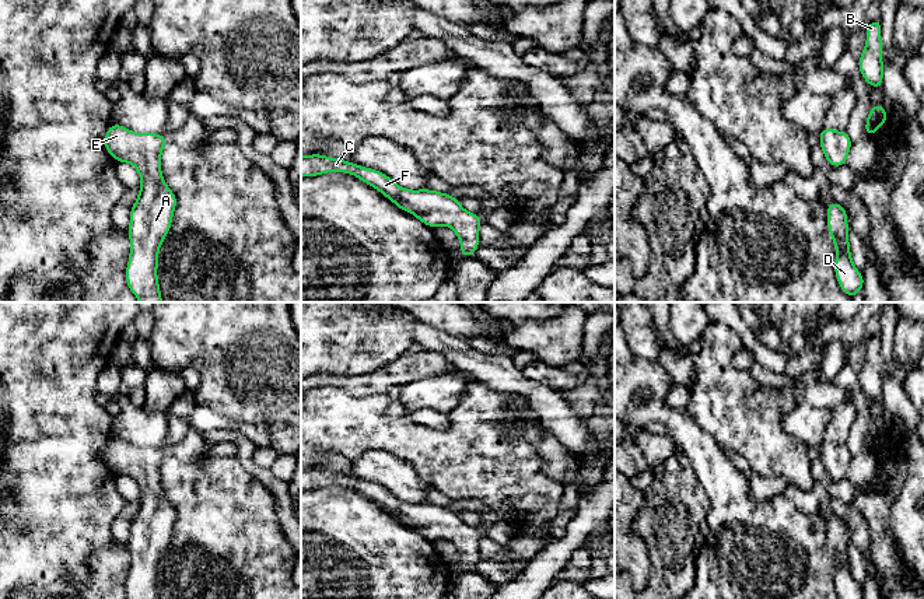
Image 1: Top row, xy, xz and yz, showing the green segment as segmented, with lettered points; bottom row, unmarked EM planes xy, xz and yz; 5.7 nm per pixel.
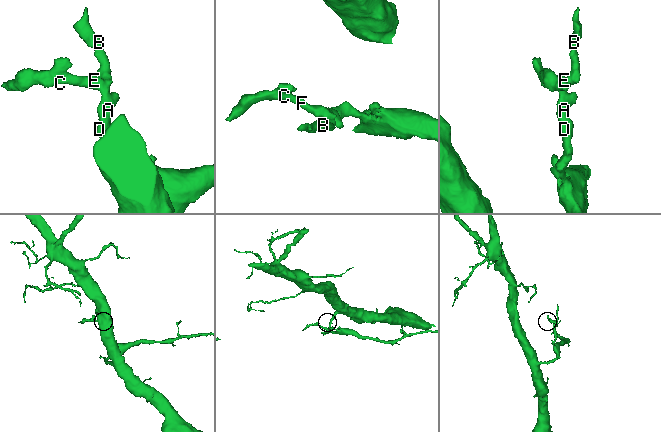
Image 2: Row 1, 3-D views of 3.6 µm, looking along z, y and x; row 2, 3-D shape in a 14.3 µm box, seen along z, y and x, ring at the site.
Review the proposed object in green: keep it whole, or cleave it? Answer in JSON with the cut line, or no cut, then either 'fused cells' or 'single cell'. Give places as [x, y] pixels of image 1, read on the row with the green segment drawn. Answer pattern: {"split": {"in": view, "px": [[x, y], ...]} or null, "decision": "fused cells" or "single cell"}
{"split": null, "decision": "single cell"}

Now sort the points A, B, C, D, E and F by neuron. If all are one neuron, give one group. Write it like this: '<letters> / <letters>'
A B C D E F

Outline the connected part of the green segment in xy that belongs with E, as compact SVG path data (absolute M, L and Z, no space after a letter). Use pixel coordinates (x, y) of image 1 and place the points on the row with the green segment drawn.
M112 123L104 140L118 162L133 164L140 175L139 197L130 210L130 256L126 283L140 302L162 302L158 279L158 251L176 207L174 192L161 174L161 151L168 139L158 133L139 134Z

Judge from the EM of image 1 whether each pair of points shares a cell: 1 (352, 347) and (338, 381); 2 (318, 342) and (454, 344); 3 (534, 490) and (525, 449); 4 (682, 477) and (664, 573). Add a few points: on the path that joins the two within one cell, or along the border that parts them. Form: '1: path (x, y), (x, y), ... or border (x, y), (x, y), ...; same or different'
1: border (371, 371), (350, 375), (315, 375); different
2: border (415, 318), (413, 342); different
3: path (525, 480), (525, 459); same
4: path (675, 501), (672, 510), (672, 549); same

